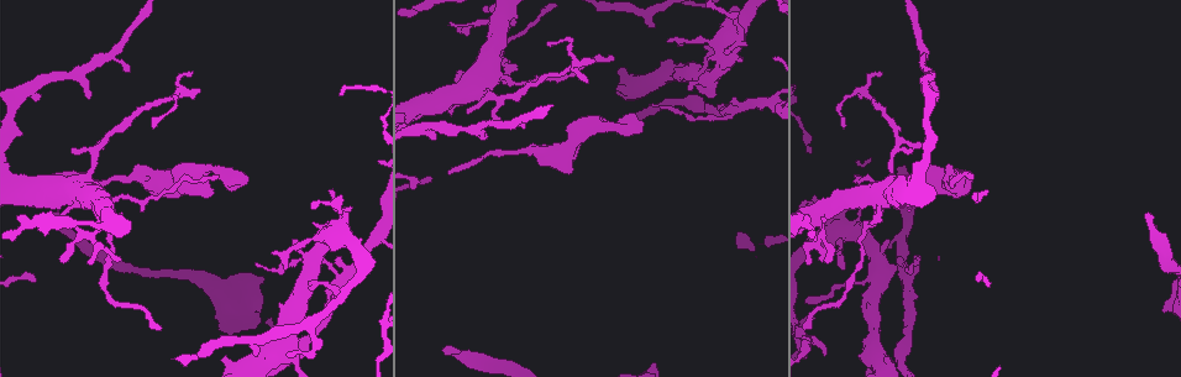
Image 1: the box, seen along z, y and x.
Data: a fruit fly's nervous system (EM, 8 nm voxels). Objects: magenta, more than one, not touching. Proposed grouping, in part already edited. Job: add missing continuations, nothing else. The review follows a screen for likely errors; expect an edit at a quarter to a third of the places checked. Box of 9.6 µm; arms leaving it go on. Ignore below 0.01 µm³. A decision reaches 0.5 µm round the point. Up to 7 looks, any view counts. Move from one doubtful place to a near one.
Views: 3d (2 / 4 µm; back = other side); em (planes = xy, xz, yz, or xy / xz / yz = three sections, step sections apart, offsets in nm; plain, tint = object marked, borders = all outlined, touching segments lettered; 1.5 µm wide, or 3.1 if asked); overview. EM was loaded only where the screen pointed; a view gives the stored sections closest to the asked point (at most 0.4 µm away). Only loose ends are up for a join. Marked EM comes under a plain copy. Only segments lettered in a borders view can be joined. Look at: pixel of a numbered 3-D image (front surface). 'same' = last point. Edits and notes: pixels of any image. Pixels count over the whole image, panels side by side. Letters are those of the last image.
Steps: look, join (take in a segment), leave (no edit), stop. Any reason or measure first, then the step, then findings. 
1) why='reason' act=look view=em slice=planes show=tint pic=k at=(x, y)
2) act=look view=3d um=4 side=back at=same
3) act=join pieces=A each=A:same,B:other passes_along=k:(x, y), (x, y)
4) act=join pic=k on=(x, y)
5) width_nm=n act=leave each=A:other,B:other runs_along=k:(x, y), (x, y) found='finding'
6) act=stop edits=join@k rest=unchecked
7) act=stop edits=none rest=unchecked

why='an open end' act=look view=em slice=planes show=borders pic=1 at=(256, 355)

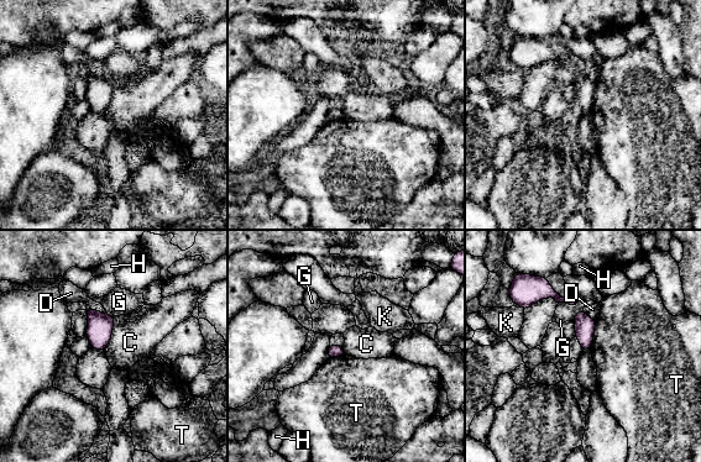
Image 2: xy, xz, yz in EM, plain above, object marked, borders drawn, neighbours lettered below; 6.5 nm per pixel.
act=leave each=C:other,D:other,G:other,H:other,K:other,T:other border=2:(114, 316), (110, 340), (103, 350) found='none of them fits'

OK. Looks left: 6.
why='thin end' act=look view=3d um=4 pic=1 at=(971, 178)

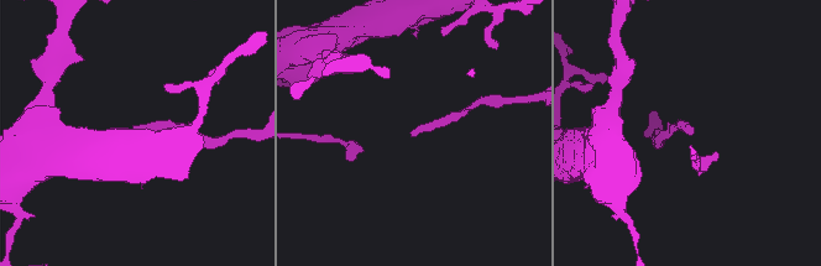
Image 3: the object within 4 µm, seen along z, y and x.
act=look view=em slice=planes show=borders pic=3 at=(410, 135)

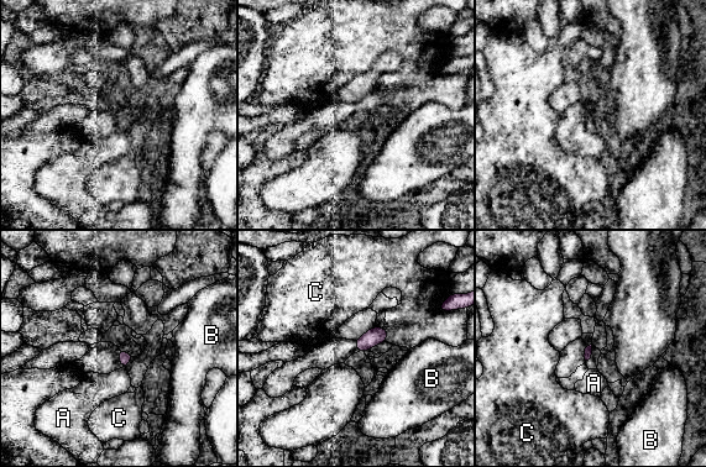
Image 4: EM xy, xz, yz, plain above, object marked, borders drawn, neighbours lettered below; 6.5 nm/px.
act=leave each=A:other,B:other,C:other border=4:(121, 367), (125, 368) found='none of them fits'

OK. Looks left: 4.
why='free end' act=look view=em slice=planes show=tint pic=1 at=(88, 98)

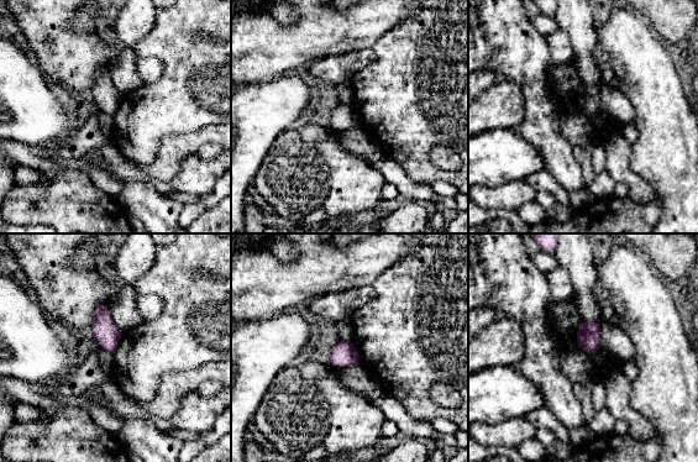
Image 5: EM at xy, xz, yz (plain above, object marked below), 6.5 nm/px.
why='what lies round it' act=look view=em slice=planes show=borders at=same

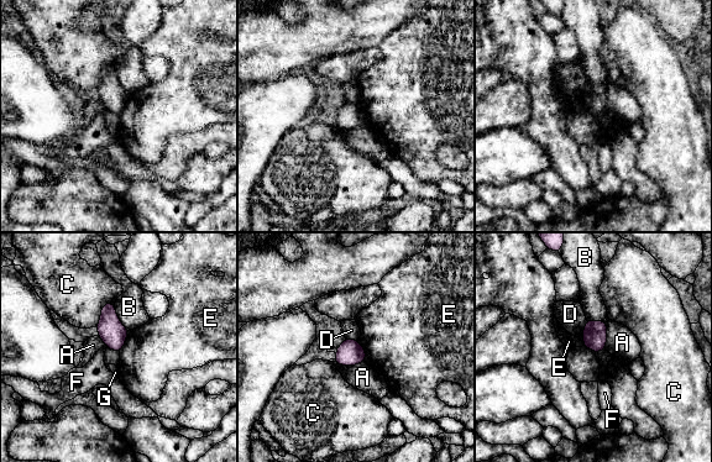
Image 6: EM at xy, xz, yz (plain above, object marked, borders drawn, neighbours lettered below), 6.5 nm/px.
longest_contact=A:200nm act=leave each=A:other,B:other,C:other,D:other,E:other,F:other,G:other border=6:(584, 345), (595, 353) found='none of them fits'

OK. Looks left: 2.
act=stop edits=none rest=unchecked

